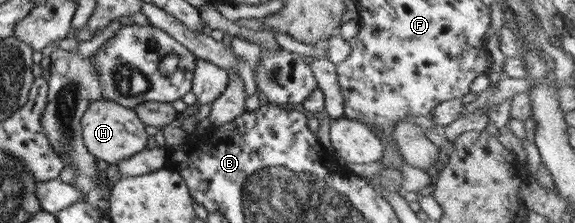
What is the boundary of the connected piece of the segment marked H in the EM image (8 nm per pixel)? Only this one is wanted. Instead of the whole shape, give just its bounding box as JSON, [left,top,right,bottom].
[80,98,148,164]

